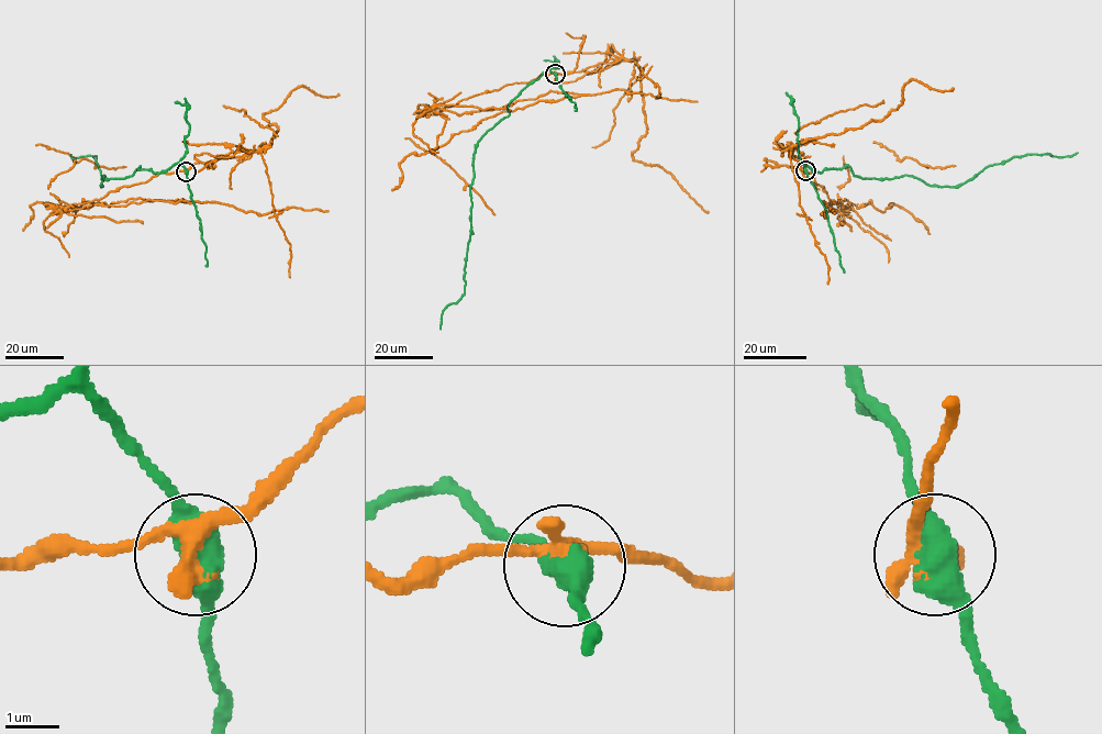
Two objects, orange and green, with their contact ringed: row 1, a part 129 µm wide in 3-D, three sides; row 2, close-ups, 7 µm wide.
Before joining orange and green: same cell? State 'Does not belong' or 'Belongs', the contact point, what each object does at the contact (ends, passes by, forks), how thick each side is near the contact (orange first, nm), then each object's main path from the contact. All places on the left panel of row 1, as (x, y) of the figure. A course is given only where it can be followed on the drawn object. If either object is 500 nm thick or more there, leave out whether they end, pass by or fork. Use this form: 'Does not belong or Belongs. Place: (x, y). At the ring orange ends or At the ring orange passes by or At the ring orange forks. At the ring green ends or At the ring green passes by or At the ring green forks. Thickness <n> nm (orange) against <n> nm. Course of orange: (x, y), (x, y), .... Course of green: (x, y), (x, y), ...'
Does not belong. Place: (186, 171). Thickness 340 nm (orange) against 550 nm. Course of orange: (186, 171), (159, 173), (71, 207), (212, 202), (129, 199), (74, 210), (37, 202), (23, 231). Course of green: (186, 171), (179, 163), (159, 173), (140, 166), (124, 178), (104, 176), (102, 187), (96, 156), (71, 154)

